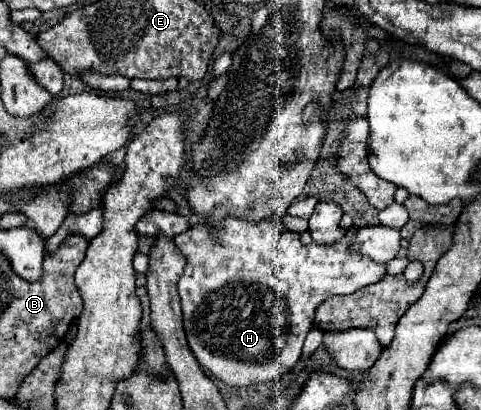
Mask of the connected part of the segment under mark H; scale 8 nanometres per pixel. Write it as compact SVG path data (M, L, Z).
M235 218L221 220L219 232L211 234L205 224L193 224L189 232L173 236L177 248L185 254L187 266L179 278L179 298L183 308L183 324L187 342L197 362L221 382L243 388L259 382L273 382L287 374L301 358L301 348L307 332L313 326L315 308L329 296L353 294L359 288L371 286L387 274L387 266L373 262L369 256L351 254L355 226L351 226L341 242L335 244L301 244L297 232L289 232L275 220L259 224L241 222Z

